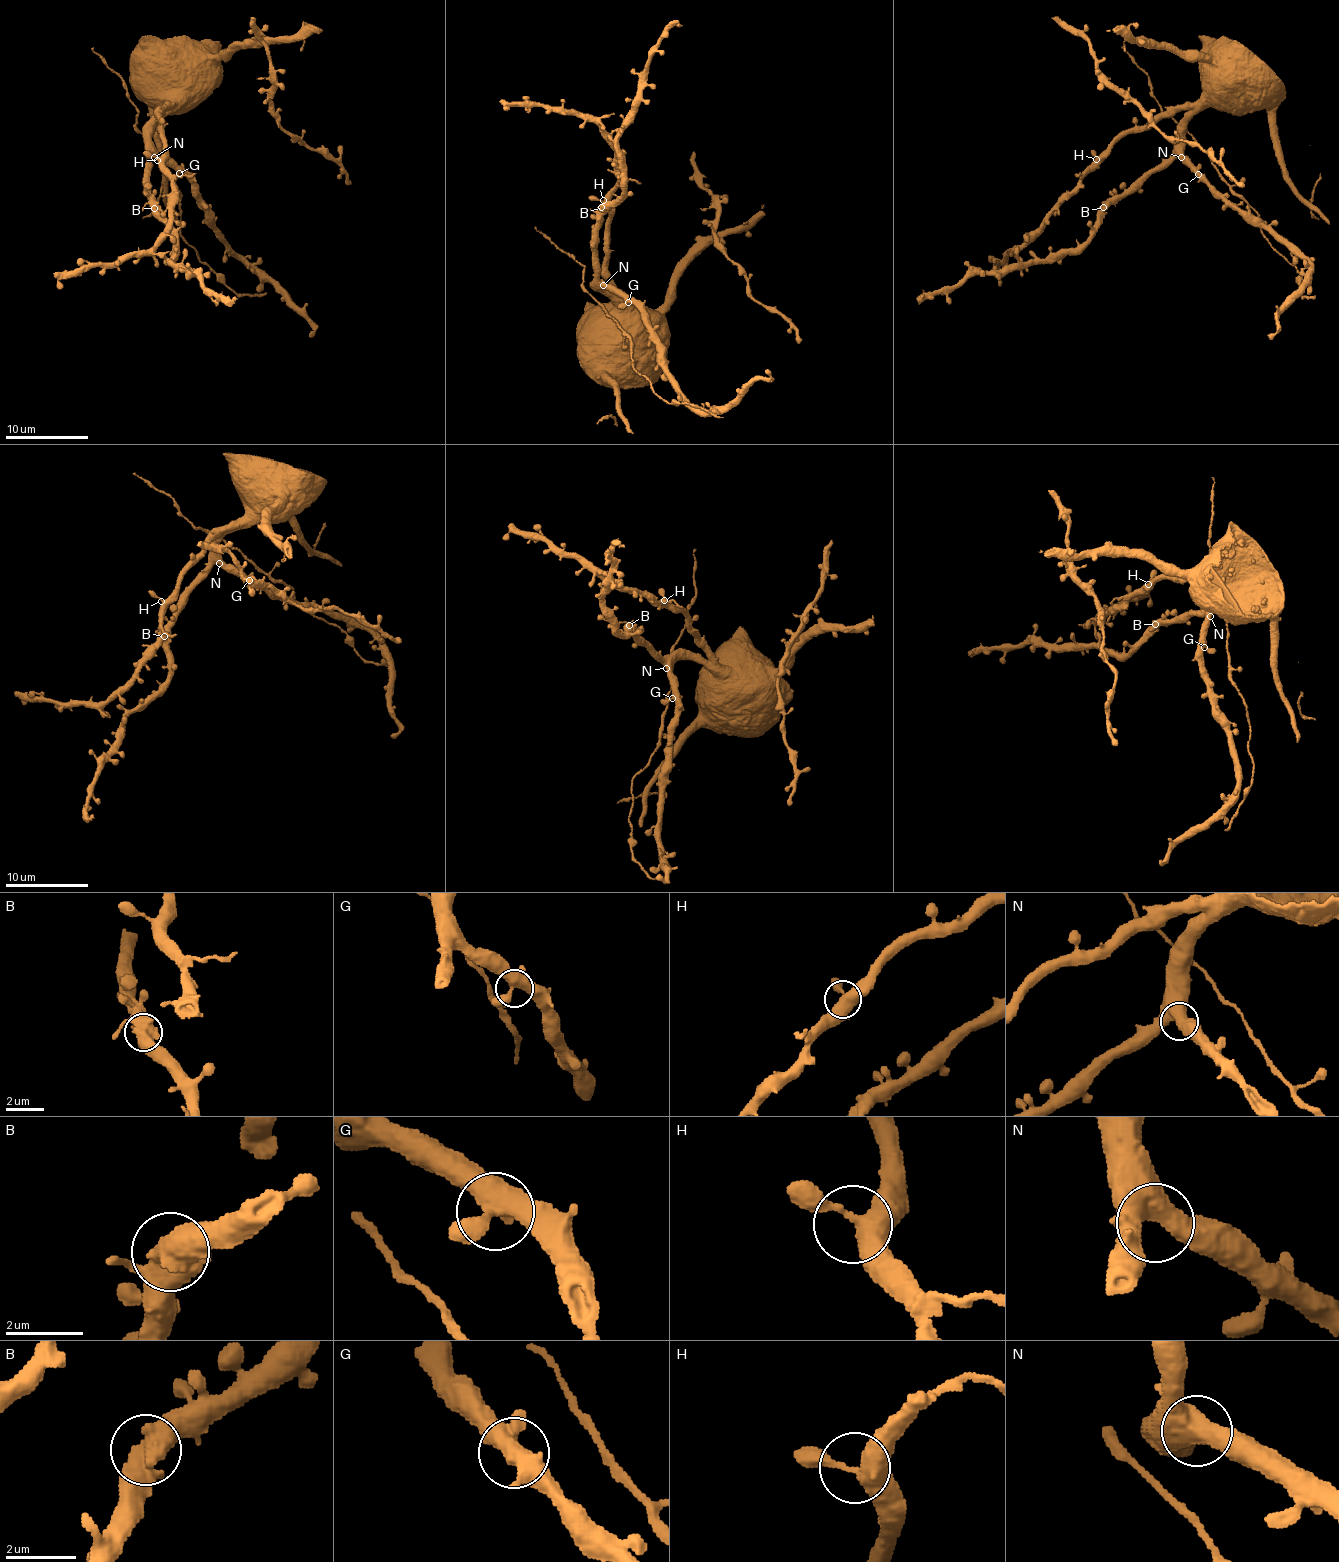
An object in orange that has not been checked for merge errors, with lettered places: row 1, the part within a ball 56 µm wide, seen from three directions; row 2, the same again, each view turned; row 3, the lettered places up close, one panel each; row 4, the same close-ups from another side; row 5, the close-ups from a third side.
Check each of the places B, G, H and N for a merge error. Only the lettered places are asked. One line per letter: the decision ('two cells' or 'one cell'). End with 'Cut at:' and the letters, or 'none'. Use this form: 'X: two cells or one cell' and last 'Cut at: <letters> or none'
B: one cell
G: one cell
H: one cell
N: one cell
Cut at: none

